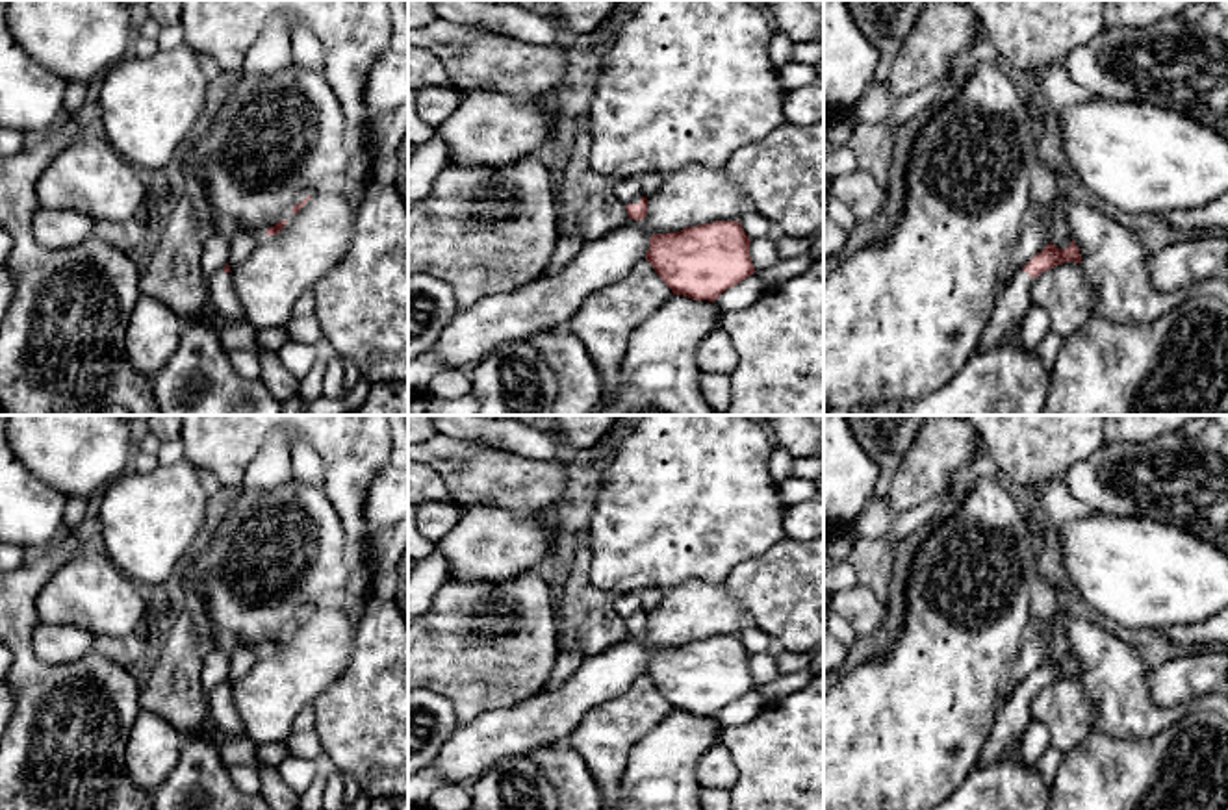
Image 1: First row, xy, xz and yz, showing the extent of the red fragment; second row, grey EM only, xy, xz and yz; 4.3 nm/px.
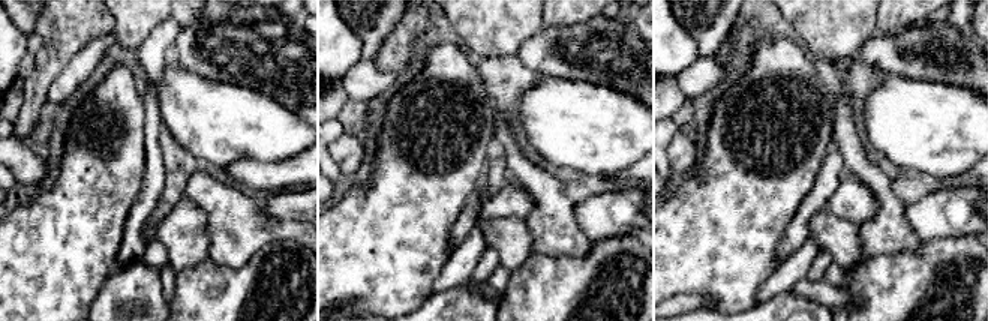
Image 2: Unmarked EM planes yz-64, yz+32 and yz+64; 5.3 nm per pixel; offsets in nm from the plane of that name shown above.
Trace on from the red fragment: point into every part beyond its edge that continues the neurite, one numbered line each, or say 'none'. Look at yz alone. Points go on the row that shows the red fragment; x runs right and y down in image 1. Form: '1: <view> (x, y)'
1: yz (1013, 303)

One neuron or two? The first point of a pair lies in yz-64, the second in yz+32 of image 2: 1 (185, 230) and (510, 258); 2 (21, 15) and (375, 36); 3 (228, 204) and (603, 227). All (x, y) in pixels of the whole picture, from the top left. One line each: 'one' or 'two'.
1: one
2: one
3: two

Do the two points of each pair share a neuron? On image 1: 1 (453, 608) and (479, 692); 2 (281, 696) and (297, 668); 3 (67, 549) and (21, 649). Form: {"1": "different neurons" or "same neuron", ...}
{"1": "same neuron", "2": "same neuron", "3": "same neuron"}

